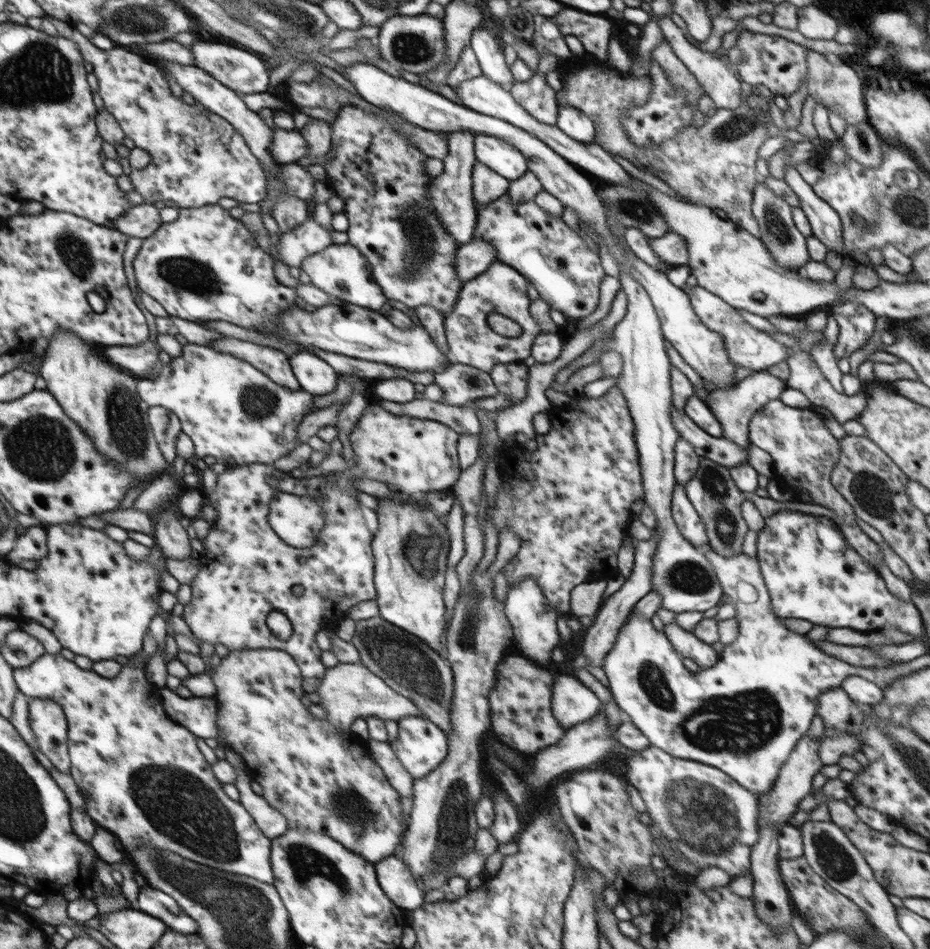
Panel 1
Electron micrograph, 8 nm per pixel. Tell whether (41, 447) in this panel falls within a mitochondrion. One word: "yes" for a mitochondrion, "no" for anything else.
yes

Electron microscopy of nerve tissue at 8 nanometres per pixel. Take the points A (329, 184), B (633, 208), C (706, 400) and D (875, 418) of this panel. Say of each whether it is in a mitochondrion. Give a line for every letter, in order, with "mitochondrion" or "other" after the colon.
A: other
B: mitochondrion
C: other
D: other

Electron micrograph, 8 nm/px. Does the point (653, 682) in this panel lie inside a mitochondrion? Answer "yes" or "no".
yes

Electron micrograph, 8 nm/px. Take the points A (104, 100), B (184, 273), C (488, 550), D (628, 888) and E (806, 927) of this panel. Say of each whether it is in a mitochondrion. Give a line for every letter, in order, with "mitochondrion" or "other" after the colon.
A: other
B: mitochondrion
C: other
D: other
E: other

